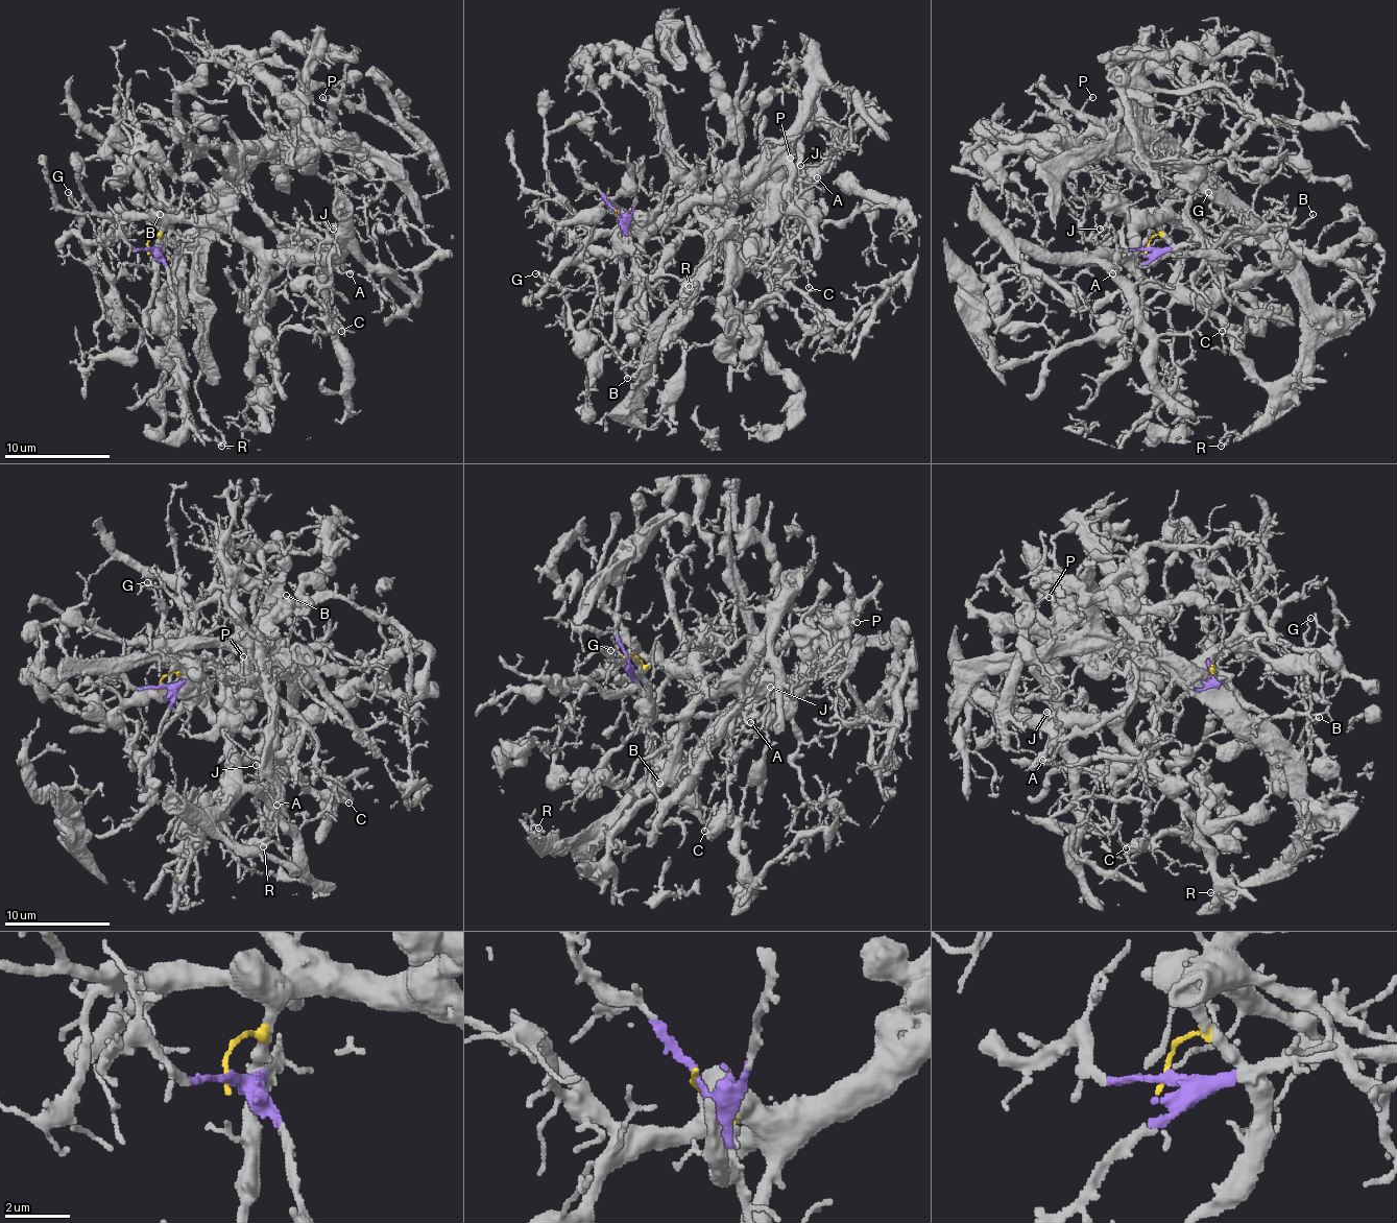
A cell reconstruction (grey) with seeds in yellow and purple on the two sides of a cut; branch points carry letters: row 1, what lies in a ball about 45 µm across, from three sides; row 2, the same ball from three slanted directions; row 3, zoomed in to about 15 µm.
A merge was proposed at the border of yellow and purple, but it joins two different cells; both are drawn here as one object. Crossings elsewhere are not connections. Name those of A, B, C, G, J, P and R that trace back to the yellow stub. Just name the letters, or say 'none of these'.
A, C, G, J

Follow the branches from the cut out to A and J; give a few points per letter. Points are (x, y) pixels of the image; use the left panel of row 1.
A: (147, 248), (168, 221), (216, 221), (229, 232), (253, 237), (266, 250), (316, 259), (351, 274)
J: (147, 248), (168, 221), (216, 221), (266, 250), (335, 264), (332, 230)

